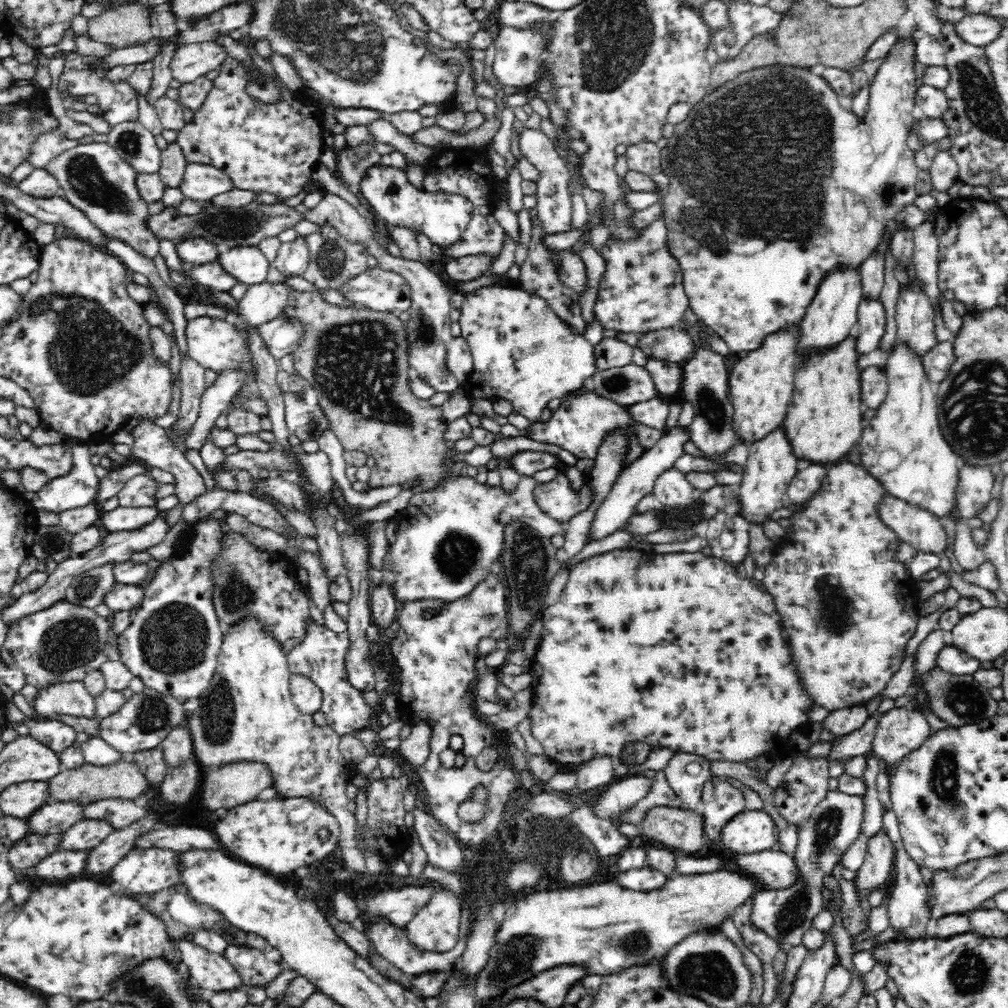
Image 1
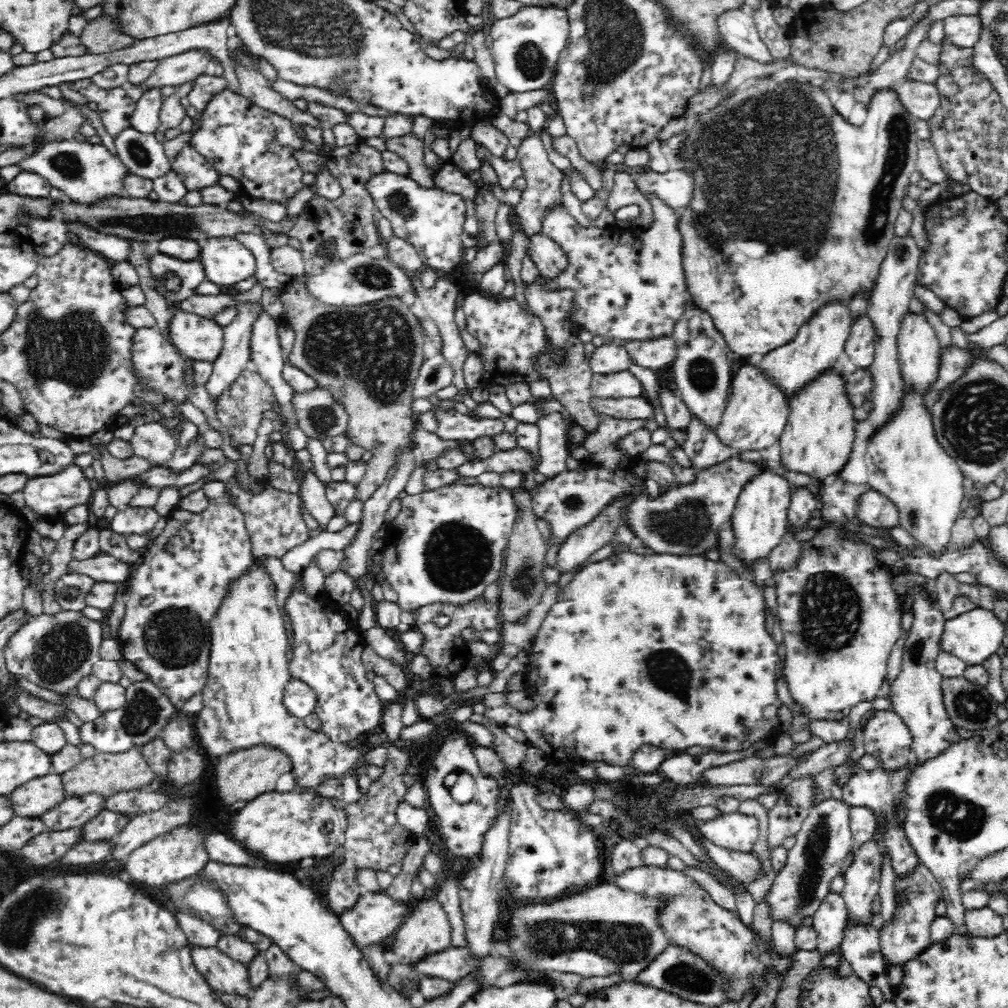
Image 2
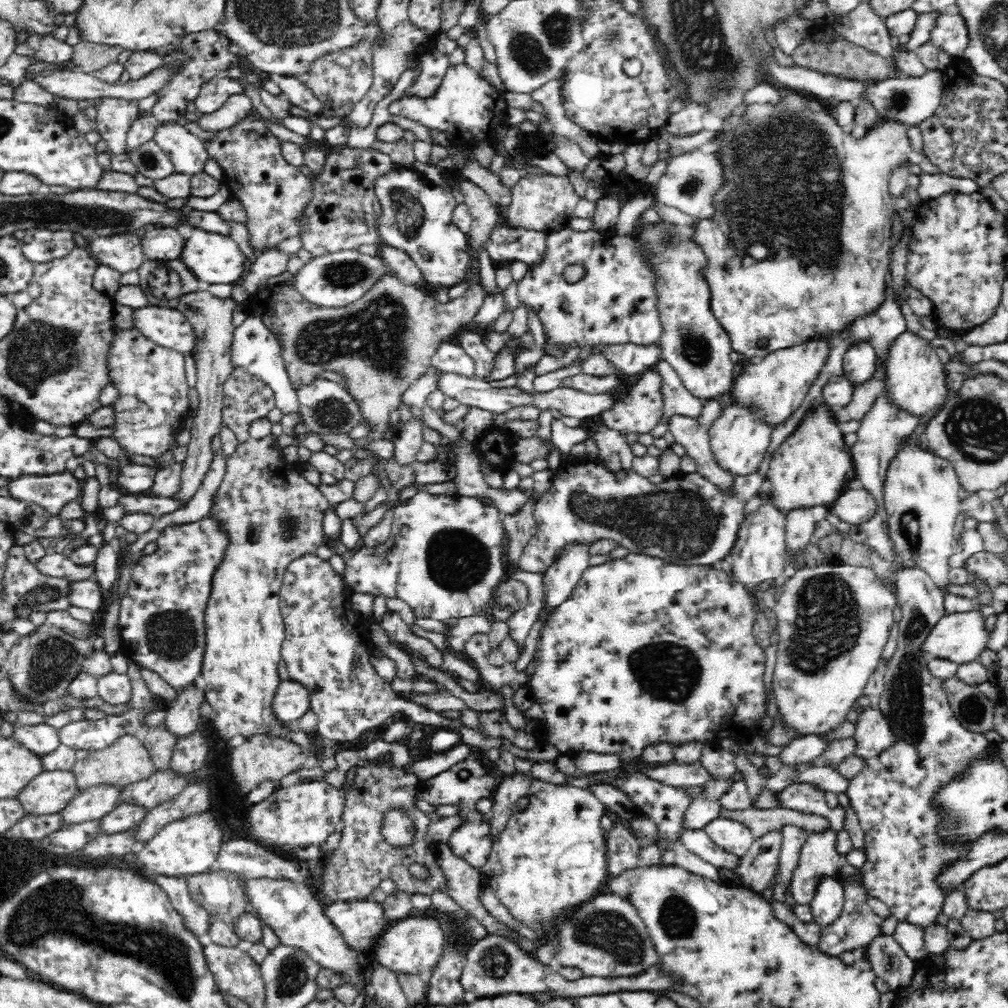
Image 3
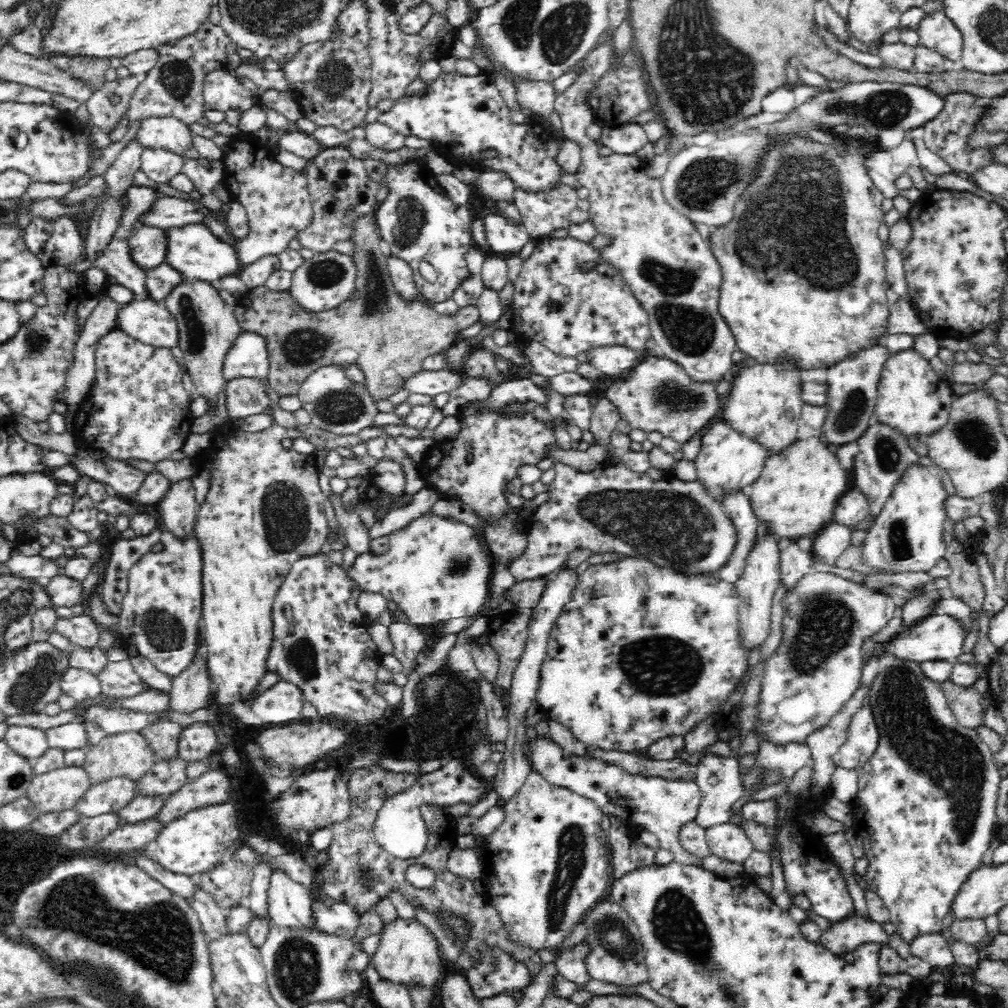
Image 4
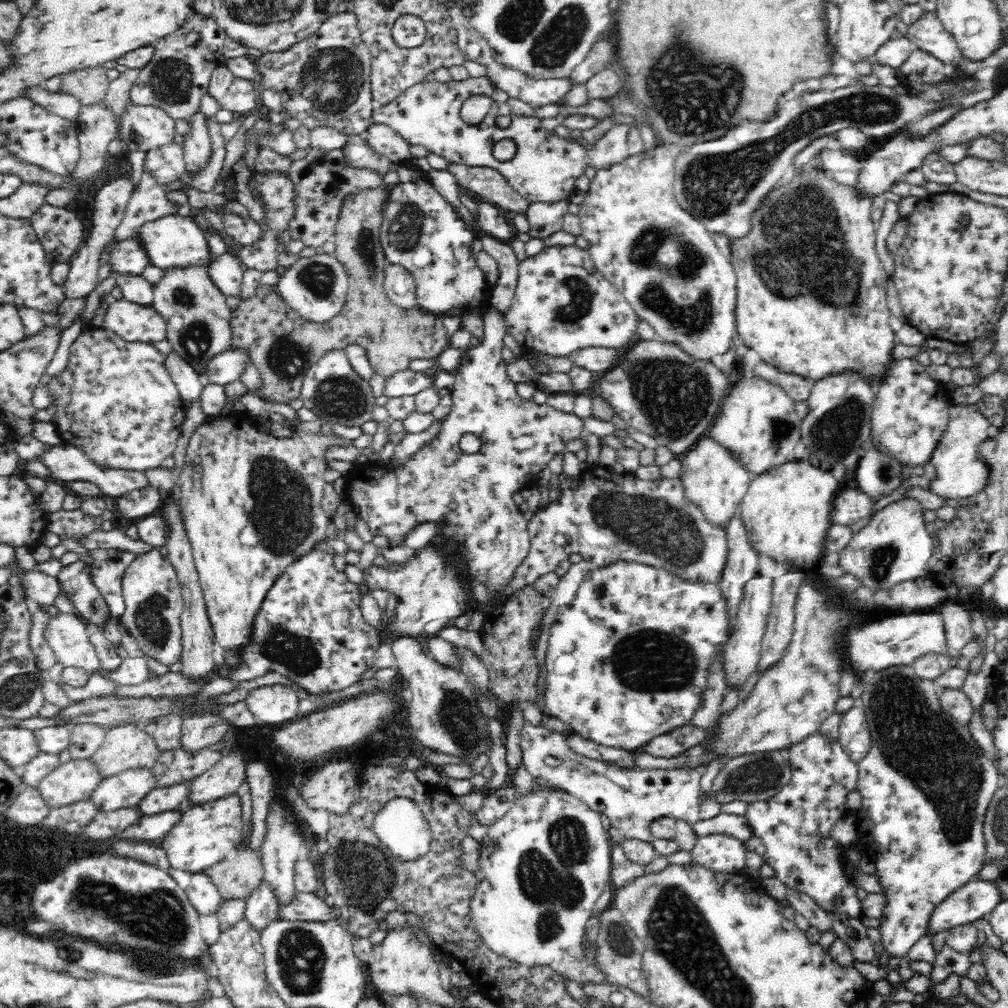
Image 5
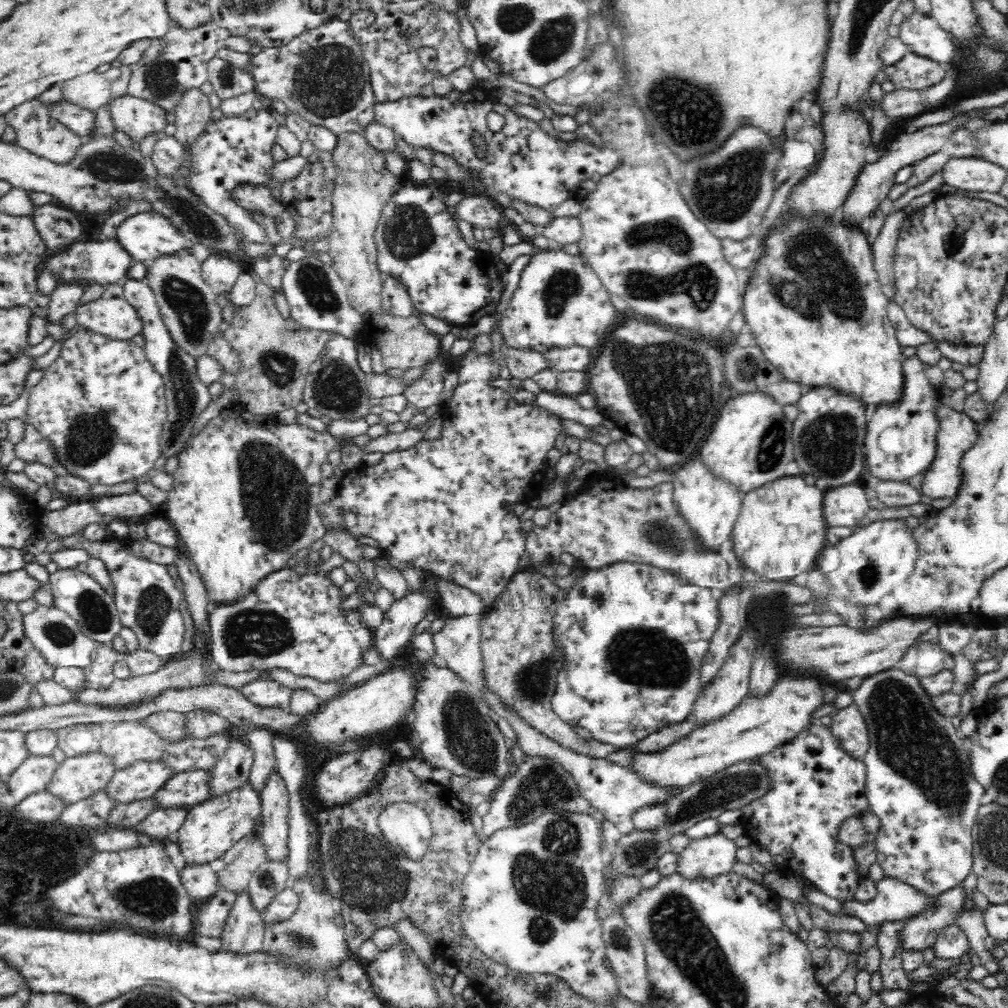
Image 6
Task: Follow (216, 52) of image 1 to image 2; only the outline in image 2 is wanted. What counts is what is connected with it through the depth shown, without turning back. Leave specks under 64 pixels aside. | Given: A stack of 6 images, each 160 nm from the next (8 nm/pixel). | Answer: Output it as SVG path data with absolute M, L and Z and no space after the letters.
M196 49L176 54L162 59L152 74L134 85L133 90L136 93L142 93L150 88L178 86L211 72L211 68L211 54L208 51Z

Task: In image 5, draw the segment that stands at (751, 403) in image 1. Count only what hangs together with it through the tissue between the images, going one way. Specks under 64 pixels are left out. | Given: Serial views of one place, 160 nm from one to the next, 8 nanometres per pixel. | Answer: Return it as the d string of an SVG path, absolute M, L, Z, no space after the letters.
M709 437L700 439L680 460L679 480L684 487L685 498L701 511L708 524L725 530L728 522L736 516L754 477Z

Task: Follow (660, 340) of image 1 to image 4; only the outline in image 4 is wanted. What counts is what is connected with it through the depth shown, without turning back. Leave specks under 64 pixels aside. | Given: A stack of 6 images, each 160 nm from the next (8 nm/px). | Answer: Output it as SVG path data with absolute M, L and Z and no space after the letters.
M599 346L586 351L586 360L594 369L606 375L620 375L641 361L647 350L632 350L625 346Z

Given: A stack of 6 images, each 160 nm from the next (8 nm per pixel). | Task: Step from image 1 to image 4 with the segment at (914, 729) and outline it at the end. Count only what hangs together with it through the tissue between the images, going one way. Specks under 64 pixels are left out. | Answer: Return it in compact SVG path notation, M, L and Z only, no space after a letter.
M864 703L853 715L847 728L847 737L844 744L840 746L837 754L831 758L832 764L836 767L842 767L848 770L859 769L862 765L872 758L872 754L878 746L878 729L874 722L871 707Z

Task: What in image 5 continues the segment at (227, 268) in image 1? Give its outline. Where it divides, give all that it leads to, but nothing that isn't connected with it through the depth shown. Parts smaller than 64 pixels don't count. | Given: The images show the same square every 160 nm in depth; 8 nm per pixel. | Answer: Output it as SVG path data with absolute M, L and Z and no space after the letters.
M182 212L168 213L159 216L156 220L145 222L135 230L132 237L139 242L150 265L169 269L188 265L207 266L213 257L209 254L205 235L206 232L200 227L200 224Z

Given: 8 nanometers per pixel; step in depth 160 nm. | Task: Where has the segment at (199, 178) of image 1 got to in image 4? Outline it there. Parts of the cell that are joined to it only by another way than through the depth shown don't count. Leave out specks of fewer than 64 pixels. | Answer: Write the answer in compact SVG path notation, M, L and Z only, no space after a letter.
M151 116L140 122L135 140L144 149L161 148L185 156L192 147L192 132L179 118Z

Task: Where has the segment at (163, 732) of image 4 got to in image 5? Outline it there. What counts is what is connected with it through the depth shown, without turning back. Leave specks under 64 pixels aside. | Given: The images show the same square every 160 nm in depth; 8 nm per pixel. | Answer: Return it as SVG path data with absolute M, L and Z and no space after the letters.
M179 713L156 717L150 724L143 727L155 738L160 750L175 749L181 746L183 717Z

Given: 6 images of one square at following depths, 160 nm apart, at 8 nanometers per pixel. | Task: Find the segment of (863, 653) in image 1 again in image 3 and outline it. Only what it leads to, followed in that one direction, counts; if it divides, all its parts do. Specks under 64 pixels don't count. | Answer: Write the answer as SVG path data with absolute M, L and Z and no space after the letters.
M836 560L829 563L820 564L819 566L806 566L802 570L798 570L788 580L786 580L782 593L774 606L774 613L777 617L778 627L778 643L776 644L776 663L772 676L772 694L778 706L778 720L784 729L791 729L798 737L808 736L810 734L822 734L833 728L838 728L840 723L846 719L846 715L851 710L852 706L858 698L863 696L862 691L866 681L878 666L882 651L890 636L890 630L894 622L894 608L898 606L898 599L894 597L890 590L884 586L882 579L876 576L873 569L860 568L852 566L844 566Z

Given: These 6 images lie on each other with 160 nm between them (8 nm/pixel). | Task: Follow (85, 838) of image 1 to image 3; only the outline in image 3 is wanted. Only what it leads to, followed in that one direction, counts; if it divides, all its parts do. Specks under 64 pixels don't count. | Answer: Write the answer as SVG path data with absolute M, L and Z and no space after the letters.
M122 800L110 814L103 816L102 832L112 834L136 828L149 812L149 808Z

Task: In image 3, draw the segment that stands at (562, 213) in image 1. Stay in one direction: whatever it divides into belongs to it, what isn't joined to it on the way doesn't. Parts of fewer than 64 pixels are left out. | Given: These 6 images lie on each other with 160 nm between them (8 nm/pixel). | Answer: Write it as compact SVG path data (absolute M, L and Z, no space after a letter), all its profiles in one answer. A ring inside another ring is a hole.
M568 225L564 230L550 233L545 238L545 251L541 259L526 270L524 278L517 284L517 295L522 306L530 312L536 312L542 328L545 342L563 350L598 346L598 344L656 345L660 338L661 326L655 307L653 276L649 267L644 265L633 240L629 236L616 235L612 231L594 232L574 231ZM569 265L583 265L586 275L576 283L568 283L563 273Z

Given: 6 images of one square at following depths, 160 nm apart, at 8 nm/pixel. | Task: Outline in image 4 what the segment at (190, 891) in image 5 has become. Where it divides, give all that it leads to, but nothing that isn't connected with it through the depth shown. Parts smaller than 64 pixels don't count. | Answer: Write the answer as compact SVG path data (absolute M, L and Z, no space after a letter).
M195 885L194 892L189 898L189 903L196 911L204 932L228 934L225 926L224 909L212 897L212 893L206 891L202 885Z

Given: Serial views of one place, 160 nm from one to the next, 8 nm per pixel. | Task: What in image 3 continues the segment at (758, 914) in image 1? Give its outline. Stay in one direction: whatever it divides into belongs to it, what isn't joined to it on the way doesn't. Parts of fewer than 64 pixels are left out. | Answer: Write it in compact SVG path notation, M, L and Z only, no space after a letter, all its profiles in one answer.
M830 828L820 834L810 834L800 850L798 866L795 868L788 890L797 904L809 904L816 890L818 881L824 876L837 875L838 868L841 866L840 853L836 847L836 832Z

